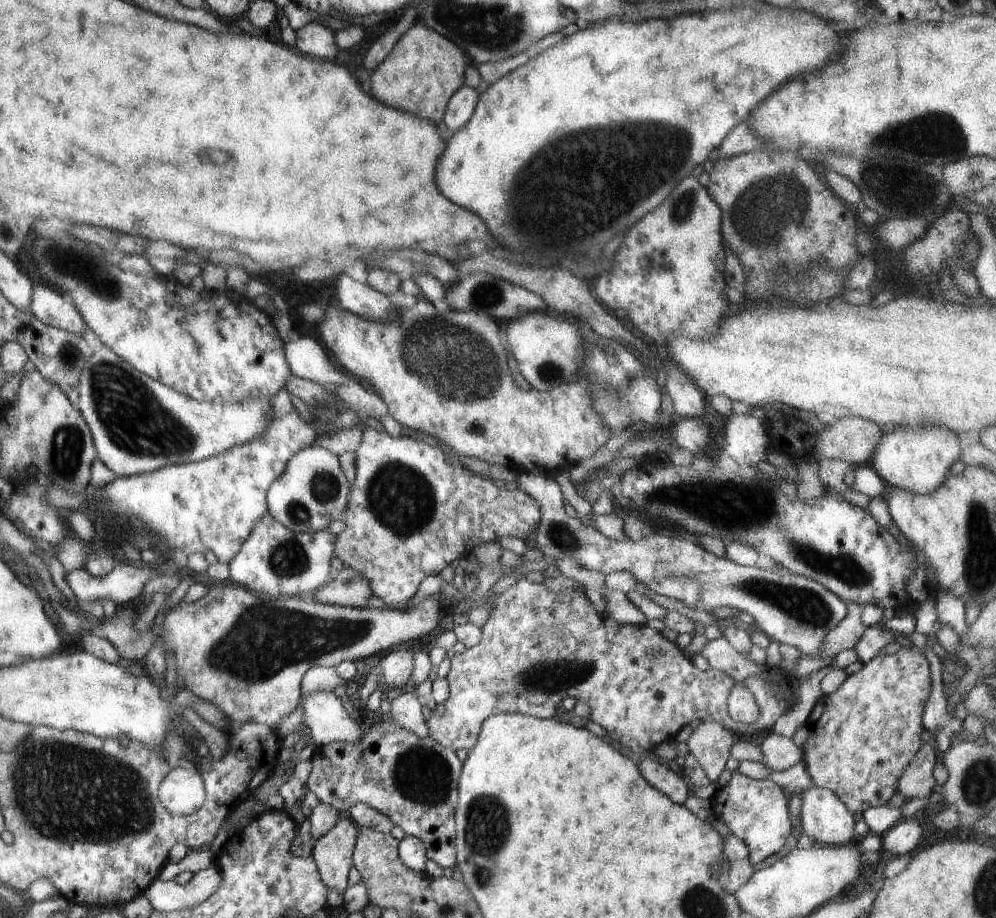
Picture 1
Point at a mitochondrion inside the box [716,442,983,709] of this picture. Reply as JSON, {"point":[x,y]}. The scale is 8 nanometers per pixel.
{"point":[844,569]}

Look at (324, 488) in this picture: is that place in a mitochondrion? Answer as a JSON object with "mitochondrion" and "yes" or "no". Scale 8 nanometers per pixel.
{"mitochondrion":"yes"}

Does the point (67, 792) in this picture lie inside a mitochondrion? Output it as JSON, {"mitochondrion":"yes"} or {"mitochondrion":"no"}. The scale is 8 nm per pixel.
{"mitochondrion":"yes"}

